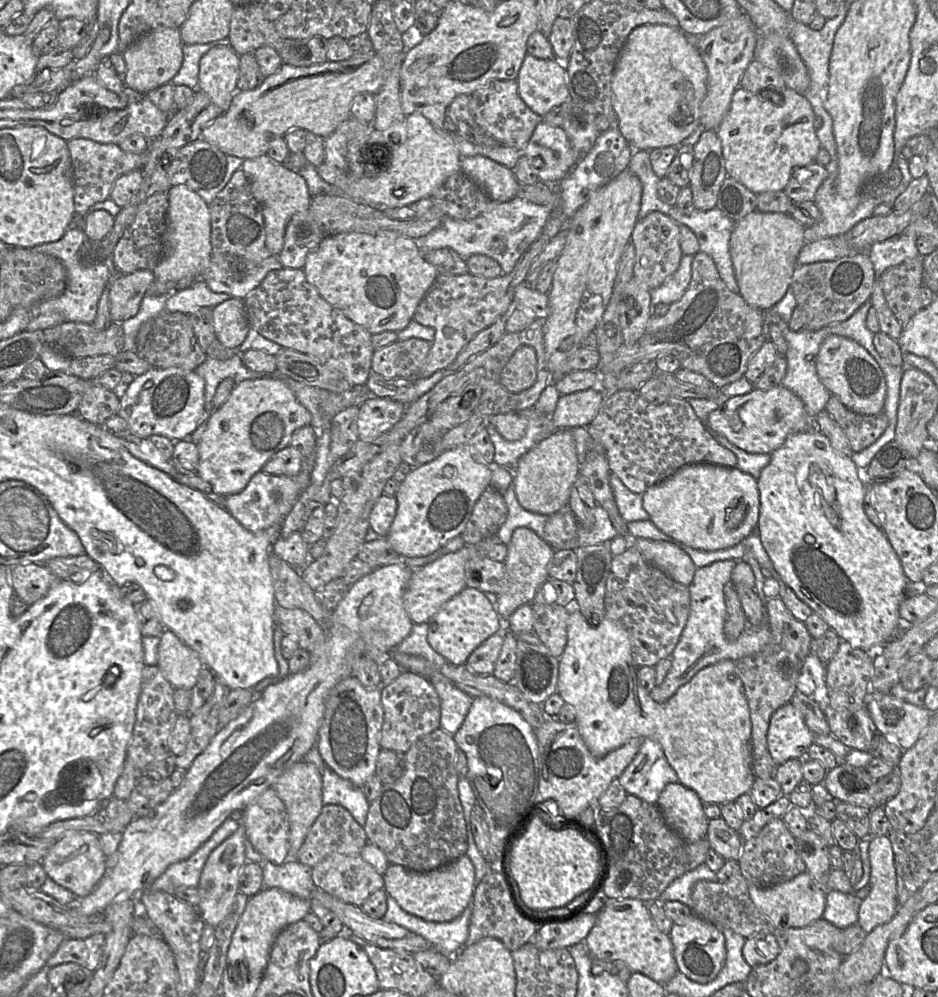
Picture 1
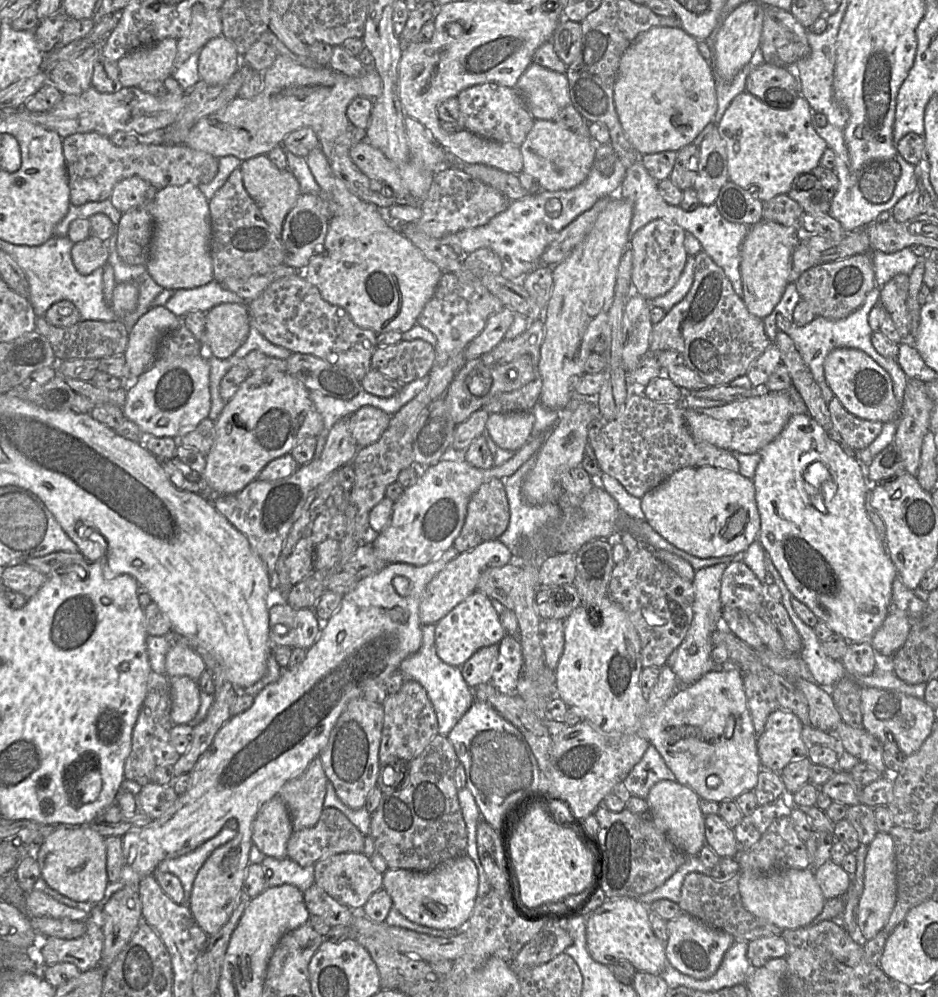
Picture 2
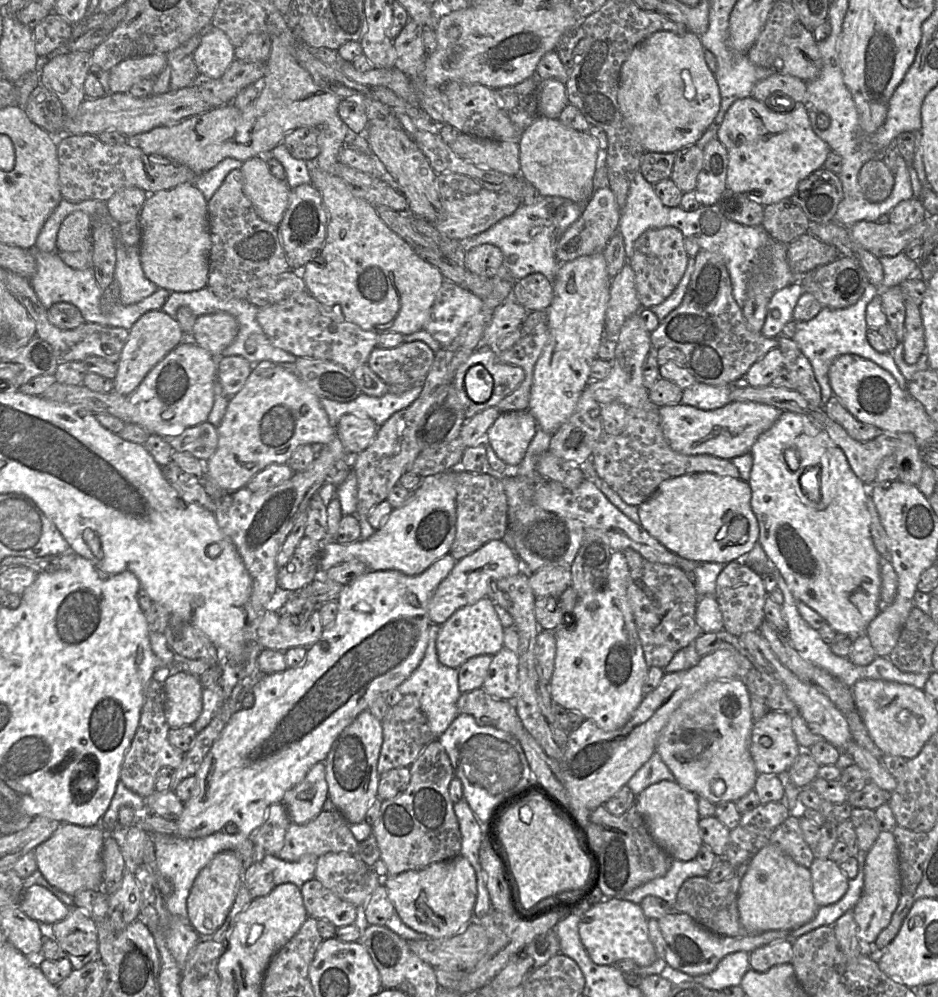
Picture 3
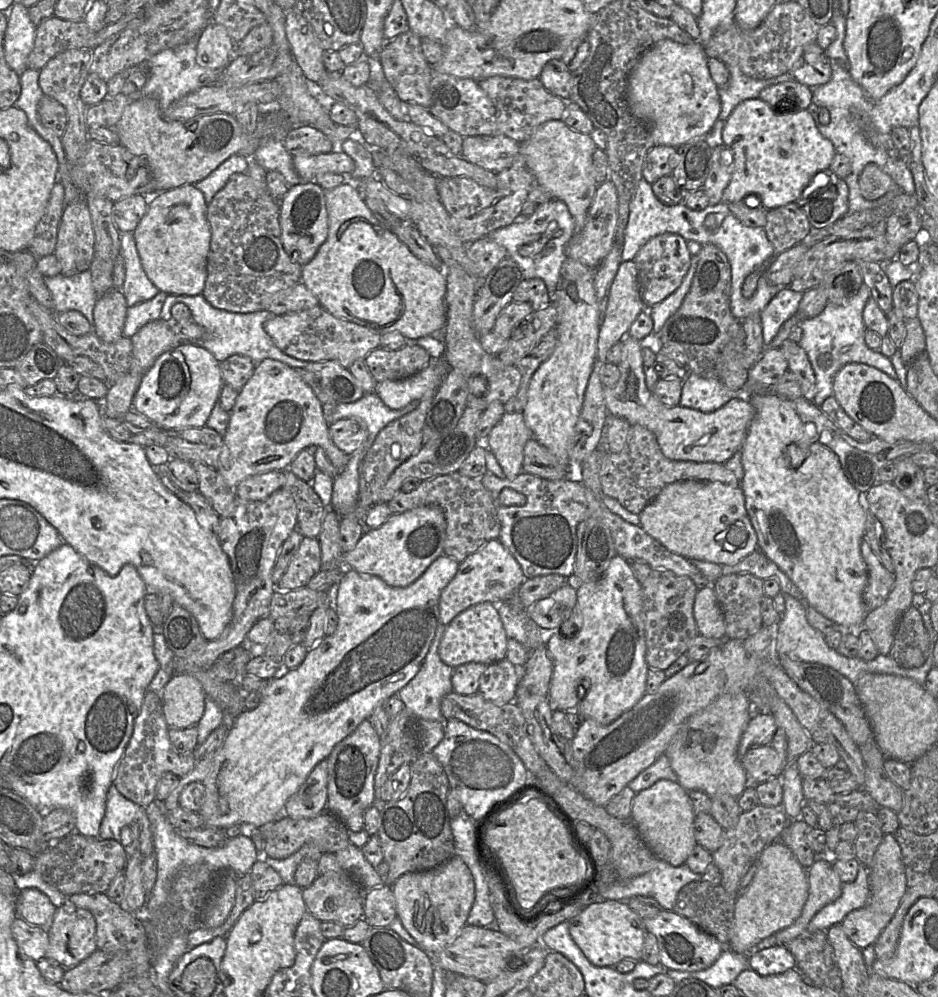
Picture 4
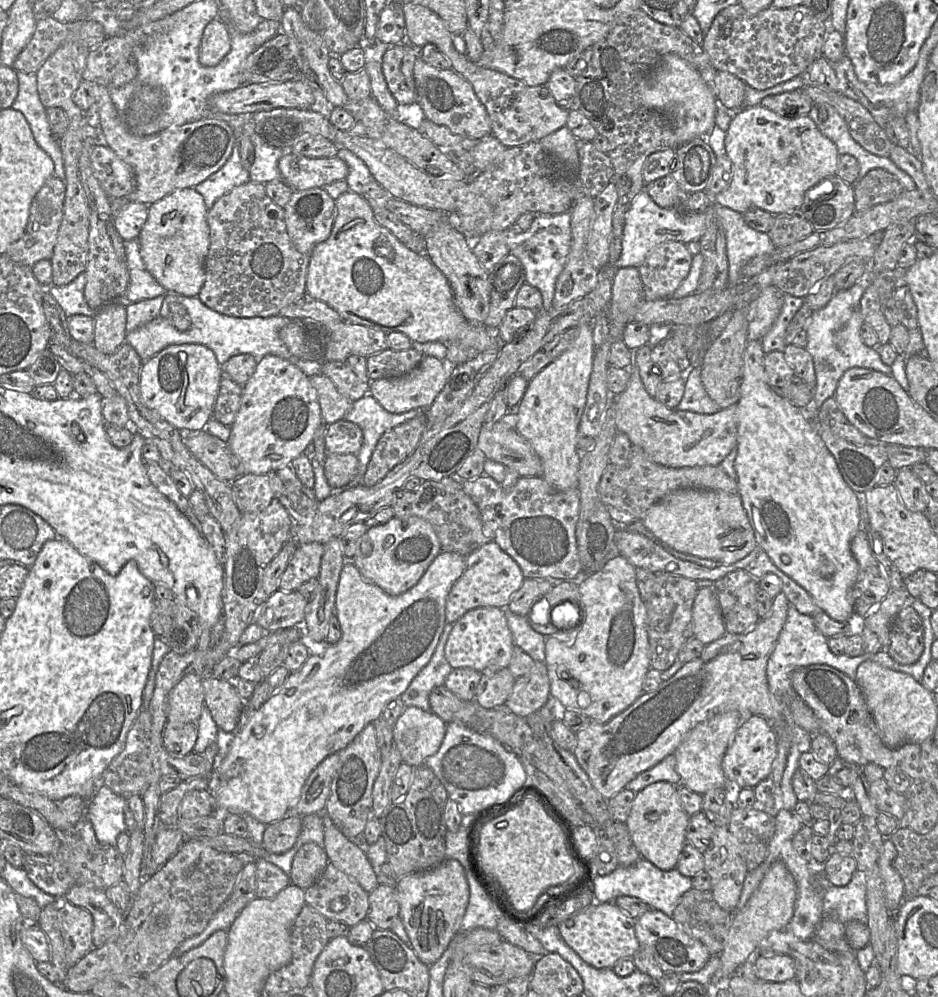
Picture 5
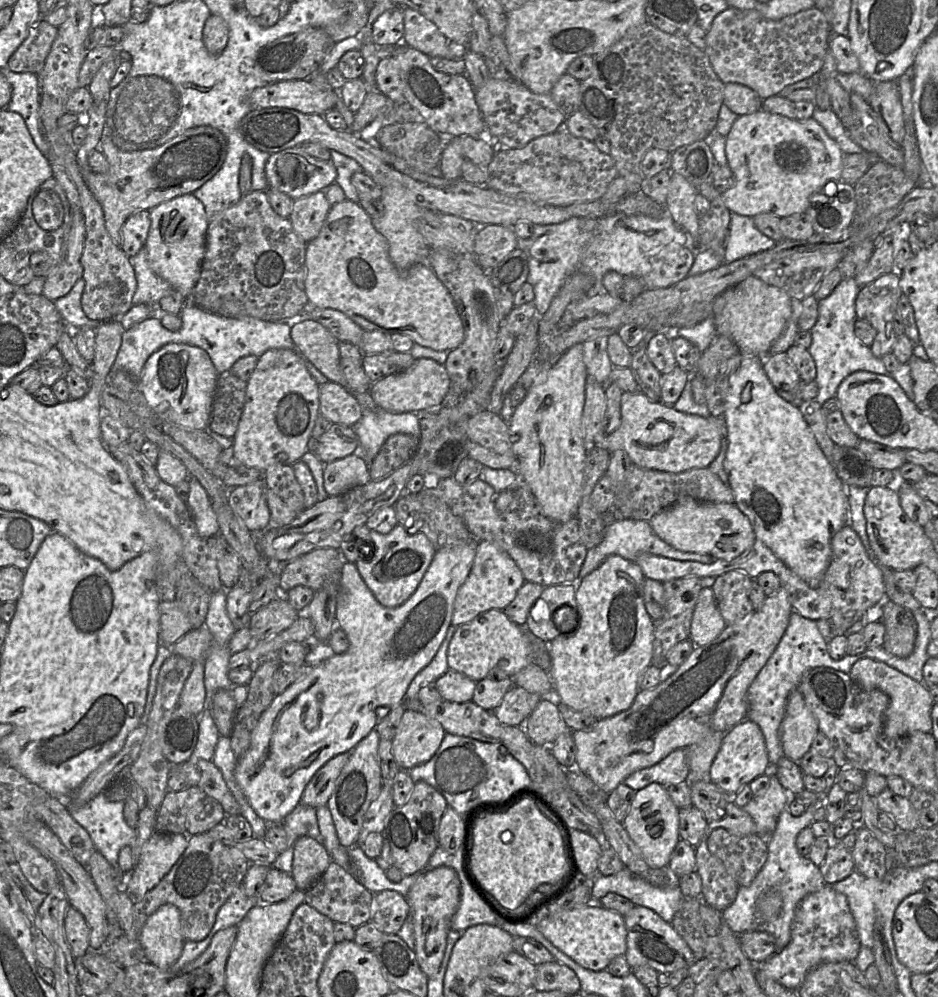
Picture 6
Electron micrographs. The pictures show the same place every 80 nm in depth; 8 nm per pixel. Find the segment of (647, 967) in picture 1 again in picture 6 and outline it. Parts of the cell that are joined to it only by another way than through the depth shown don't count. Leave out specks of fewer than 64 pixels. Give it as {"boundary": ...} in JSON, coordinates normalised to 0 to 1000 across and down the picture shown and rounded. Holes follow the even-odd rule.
{"boundary":[[[639,906],[584,917],[574,925],[571,931],[597,954],[618,969],[632,974],[646,973],[658,959],[665,959],[668,951],[665,919]]]}

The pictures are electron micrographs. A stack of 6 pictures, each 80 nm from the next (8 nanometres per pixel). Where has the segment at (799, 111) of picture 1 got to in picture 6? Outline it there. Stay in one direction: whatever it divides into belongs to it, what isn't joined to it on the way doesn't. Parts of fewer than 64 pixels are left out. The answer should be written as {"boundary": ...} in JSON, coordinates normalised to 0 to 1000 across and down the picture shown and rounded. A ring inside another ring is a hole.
{"boundary":[[[810,109],[785,118],[774,136],[773,155],[784,179],[783,187],[768,195],[777,212],[797,218],[821,214],[834,219],[859,213],[867,195],[876,192],[885,182],[897,181],[900,153],[866,117],[851,121]]]}

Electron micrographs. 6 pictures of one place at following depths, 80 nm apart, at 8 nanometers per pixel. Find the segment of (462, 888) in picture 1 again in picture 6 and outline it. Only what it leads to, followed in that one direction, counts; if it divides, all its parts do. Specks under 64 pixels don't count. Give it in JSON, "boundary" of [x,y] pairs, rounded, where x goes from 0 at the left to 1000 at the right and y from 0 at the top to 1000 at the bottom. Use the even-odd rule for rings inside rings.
{"boundary":[[[475,869],[450,874],[433,899],[441,931],[441,955],[449,973],[456,981],[464,979],[469,972],[477,938],[481,933],[481,922],[489,910],[490,899],[489,878],[483,871]]]}

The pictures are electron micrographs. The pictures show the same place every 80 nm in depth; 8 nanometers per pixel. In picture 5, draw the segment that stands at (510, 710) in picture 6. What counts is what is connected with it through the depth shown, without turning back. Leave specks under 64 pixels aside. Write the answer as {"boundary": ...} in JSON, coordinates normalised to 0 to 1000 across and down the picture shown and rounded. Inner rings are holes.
{"boundary":[[[570,663],[561,677],[549,683],[537,707],[548,716],[563,719],[580,708],[586,697],[586,684],[581,664]]]}

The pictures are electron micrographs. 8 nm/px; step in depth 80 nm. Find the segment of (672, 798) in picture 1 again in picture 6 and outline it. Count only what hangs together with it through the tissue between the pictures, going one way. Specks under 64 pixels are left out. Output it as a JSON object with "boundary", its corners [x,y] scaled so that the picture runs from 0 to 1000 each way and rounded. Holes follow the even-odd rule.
{"boundary":[[[694,785],[680,792],[664,827],[691,867],[696,871],[710,872],[725,842],[724,810],[715,802],[710,789]]]}

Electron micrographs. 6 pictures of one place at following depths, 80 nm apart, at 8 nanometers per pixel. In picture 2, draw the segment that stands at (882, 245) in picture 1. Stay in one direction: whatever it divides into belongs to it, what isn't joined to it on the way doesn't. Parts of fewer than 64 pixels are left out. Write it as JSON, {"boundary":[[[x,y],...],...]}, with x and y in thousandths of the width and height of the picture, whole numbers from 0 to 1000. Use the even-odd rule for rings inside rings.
{"boundary":[[[970,248],[953,254],[926,252],[926,258],[933,272],[934,287],[940,289],[956,275],[970,276],[979,264],[979,258]]]}

